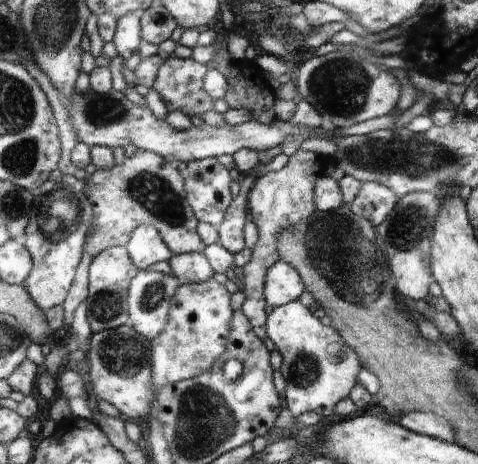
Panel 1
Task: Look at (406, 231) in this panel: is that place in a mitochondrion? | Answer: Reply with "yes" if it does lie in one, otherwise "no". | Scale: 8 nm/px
yes

